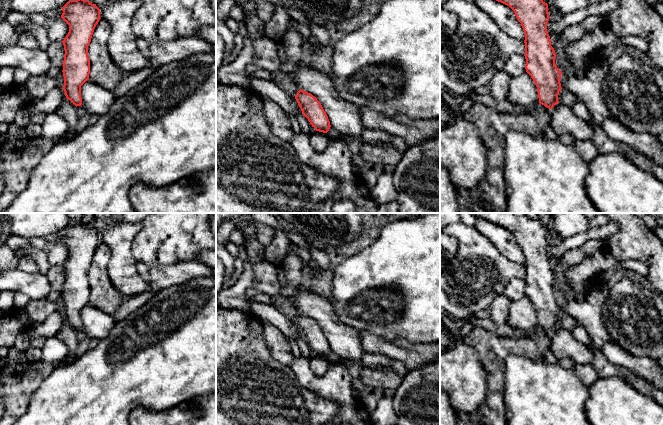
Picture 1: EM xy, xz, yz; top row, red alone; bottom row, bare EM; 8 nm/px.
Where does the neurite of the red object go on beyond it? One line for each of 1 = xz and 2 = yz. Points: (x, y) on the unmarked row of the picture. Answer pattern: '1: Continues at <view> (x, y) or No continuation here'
1: No continuation here
2: No continuation here

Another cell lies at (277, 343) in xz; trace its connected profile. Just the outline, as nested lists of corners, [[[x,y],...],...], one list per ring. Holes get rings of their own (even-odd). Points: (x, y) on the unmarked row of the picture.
[[[261,321],[264,330],[264,339],[272,357],[284,366],[290,367],[294,357],[285,335],[274,325]]]

